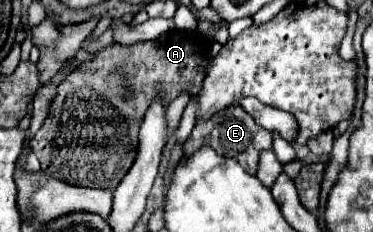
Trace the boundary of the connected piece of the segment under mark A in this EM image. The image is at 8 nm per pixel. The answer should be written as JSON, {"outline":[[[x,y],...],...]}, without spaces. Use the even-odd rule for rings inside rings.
{"outline":[[[172,30],[150,42],[138,42],[134,46],[110,44],[100,50],[90,62],[84,62],[66,80],[62,80],[58,86],[58,96],[52,102],[50,116],[30,138],[30,148],[40,160],[40,170],[66,184],[114,190],[126,176],[126,170],[130,170],[134,164],[134,150],[138,150],[138,130],[150,102],[162,94],[162,102],[168,106],[180,94],[198,94],[208,64],[208,50],[210,40],[202,34],[196,36],[194,30]]]}

